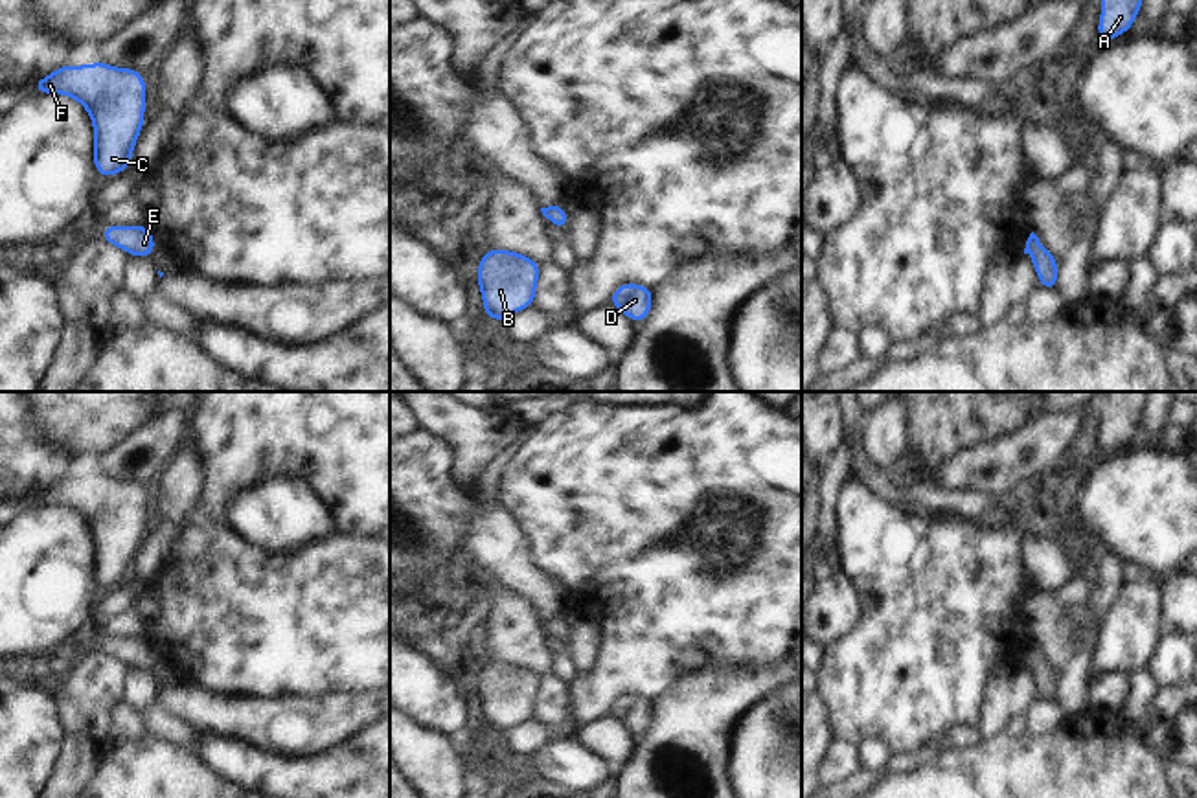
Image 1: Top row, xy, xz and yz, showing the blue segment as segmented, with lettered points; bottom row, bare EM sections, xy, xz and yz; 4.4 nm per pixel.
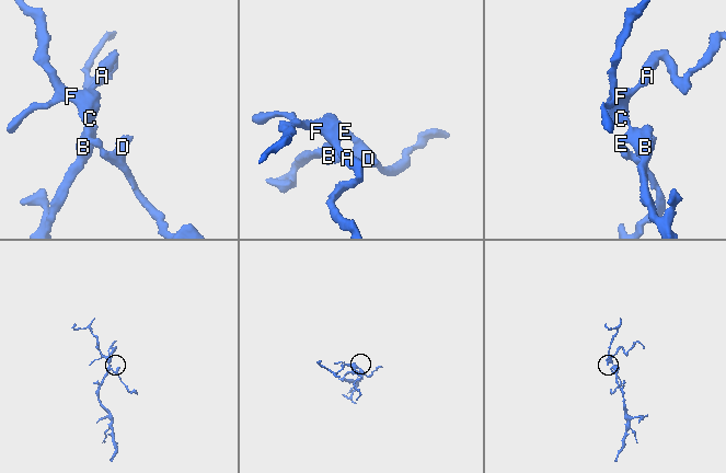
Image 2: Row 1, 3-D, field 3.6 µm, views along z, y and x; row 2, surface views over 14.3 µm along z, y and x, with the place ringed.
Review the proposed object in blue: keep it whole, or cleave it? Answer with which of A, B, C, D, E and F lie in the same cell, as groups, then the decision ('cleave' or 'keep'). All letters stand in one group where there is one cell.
A B C D E F; keep

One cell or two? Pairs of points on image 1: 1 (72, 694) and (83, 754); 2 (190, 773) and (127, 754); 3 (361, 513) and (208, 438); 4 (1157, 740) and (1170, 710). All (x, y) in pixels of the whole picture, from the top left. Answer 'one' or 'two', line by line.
1: one
2: one
3: one
4: one

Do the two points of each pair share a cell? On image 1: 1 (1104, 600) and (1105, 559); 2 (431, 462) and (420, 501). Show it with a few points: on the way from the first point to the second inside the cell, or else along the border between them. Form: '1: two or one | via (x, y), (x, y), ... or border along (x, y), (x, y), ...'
1: one | via (1105, 591), (1107, 569)
2: one | via (421, 471), (420, 491)

